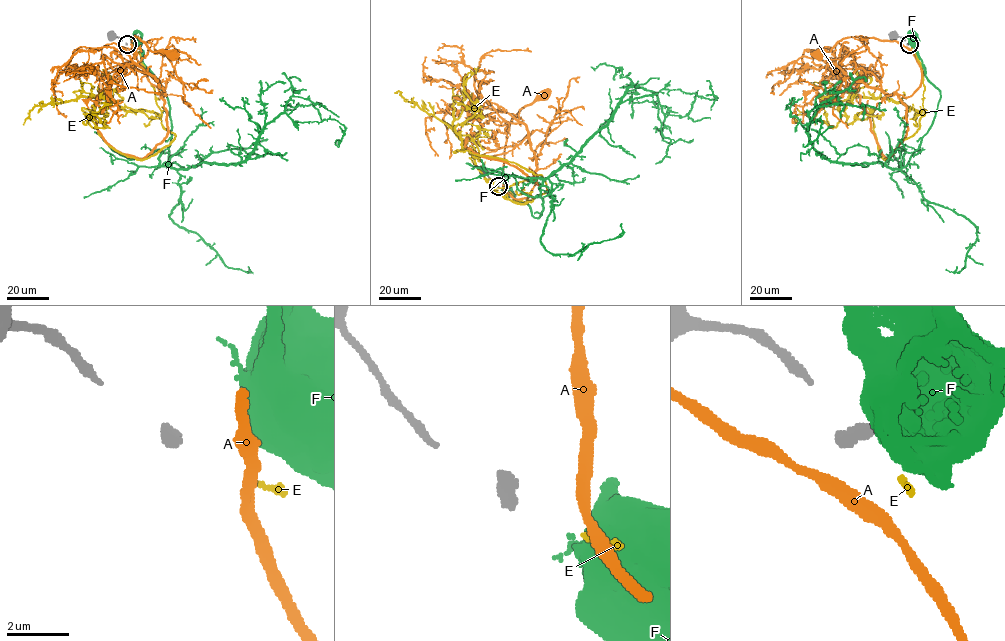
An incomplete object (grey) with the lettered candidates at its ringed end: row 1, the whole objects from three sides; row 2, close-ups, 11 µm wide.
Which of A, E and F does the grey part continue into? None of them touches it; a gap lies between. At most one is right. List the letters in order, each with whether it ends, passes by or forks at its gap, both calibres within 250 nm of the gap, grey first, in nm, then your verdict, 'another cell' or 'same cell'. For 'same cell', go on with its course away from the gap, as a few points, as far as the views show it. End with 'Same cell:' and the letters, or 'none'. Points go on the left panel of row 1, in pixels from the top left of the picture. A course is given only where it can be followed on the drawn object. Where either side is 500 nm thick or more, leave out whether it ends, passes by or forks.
A: it passes by | 400/380 nm | another cell
E: it ends | 400/150 nm | same cell | via (131, 47), (174, 138), (143, 159), (118, 152), (85, 108), (83, 123), (106, 126), (91, 115), (111, 104)
F: 400/650 nm | another cell
Same cell: E

